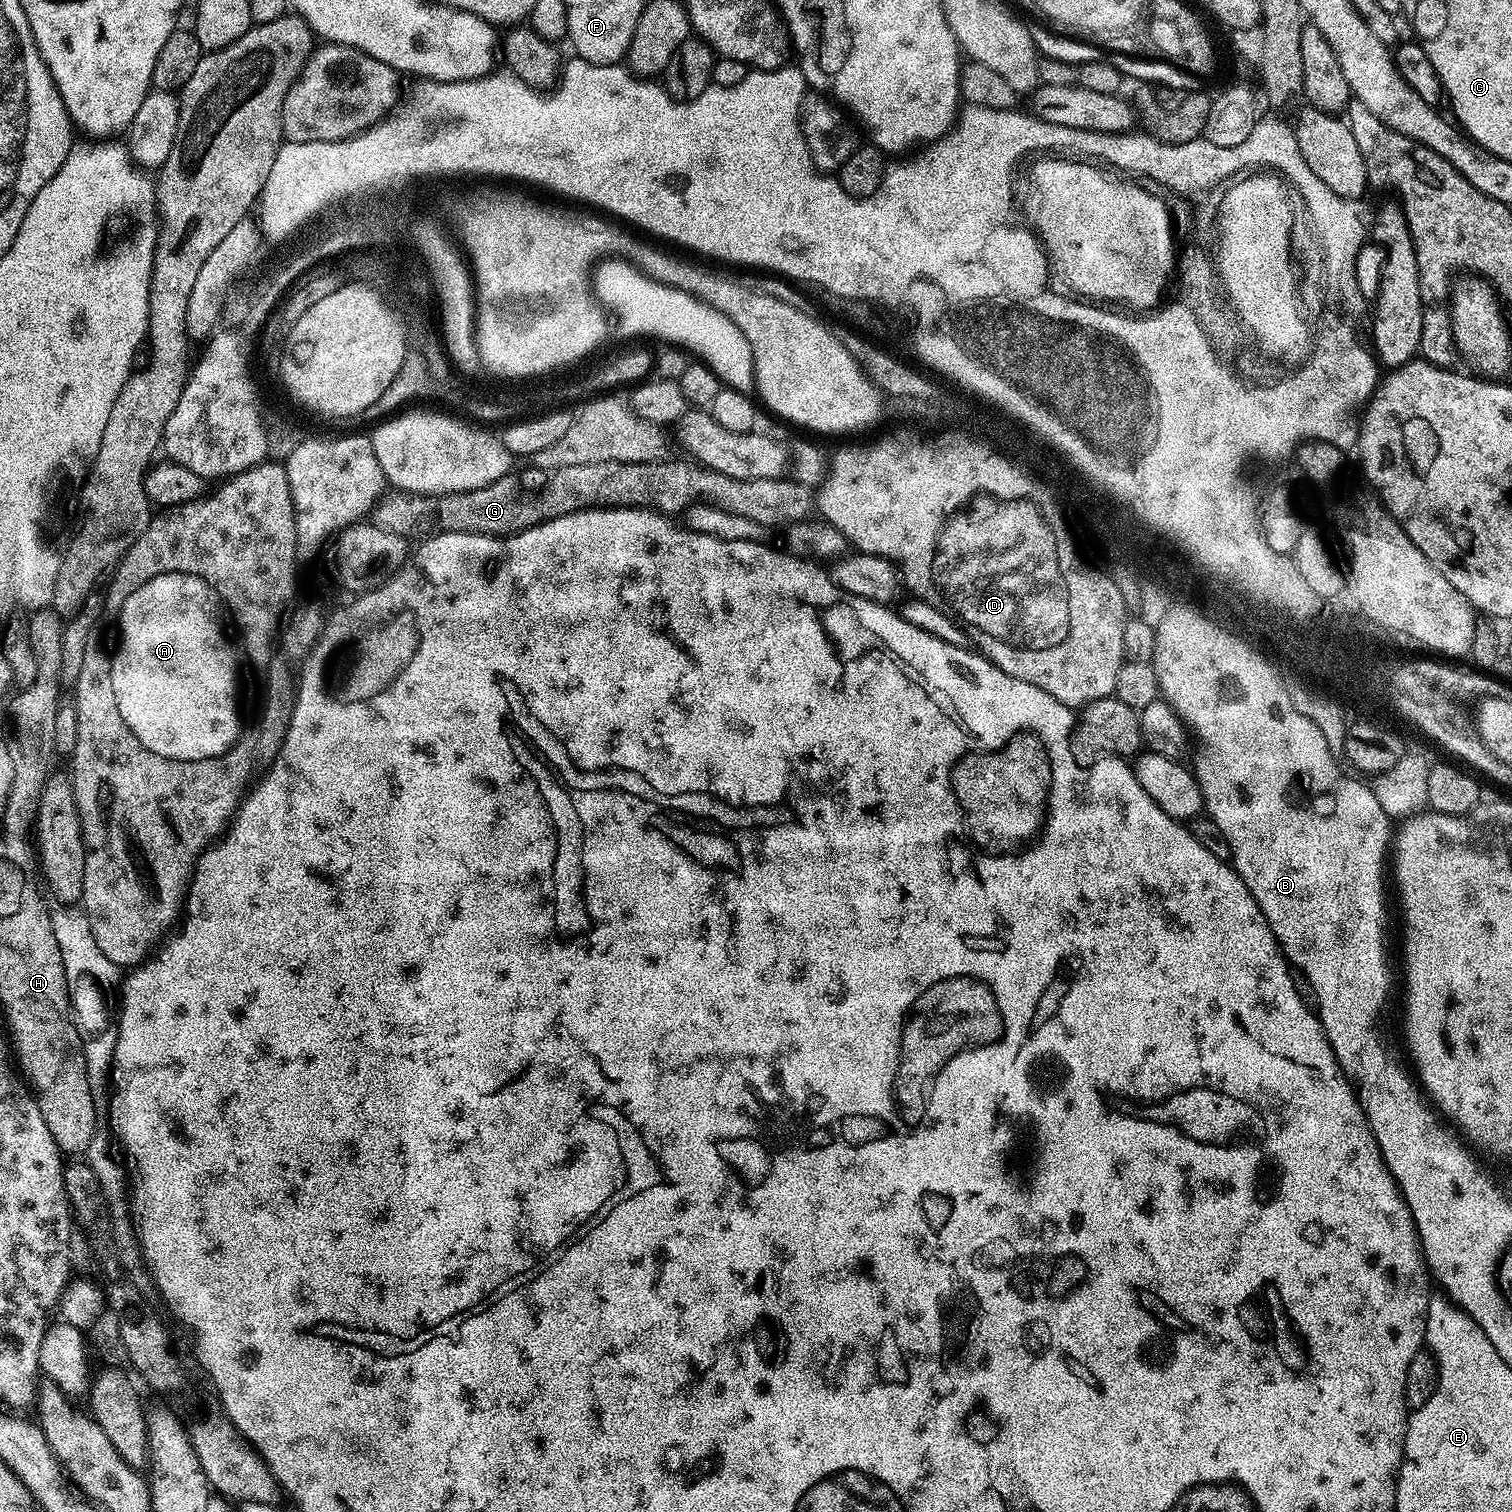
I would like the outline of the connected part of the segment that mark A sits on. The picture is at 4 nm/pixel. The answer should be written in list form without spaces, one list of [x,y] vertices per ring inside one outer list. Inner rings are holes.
[[[175,572],[138,586],[120,611],[120,645],[112,656],[118,714],[134,738],[162,758],[221,756],[242,735],[236,701],[240,664],[220,629],[221,608],[220,597],[206,581]]]

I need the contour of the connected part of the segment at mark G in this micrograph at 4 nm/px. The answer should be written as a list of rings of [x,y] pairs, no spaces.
[[[673,459],[671,462],[658,463],[658,464],[622,464],[620,462],[599,462],[591,463],[590,465],[580,466],[565,466],[562,469],[558,469],[556,472],[548,473],[548,480],[541,488],[534,488],[526,490],[524,485],[515,475],[509,474],[506,476],[499,476],[494,482],[489,484],[482,484],[479,486],[473,486],[464,489],[462,492],[442,492],[439,496],[426,496],[422,492],[401,492],[399,490],[389,491],[387,494],[381,495],[374,504],[374,523],[379,530],[389,531],[390,534],[396,534],[405,536],[407,538],[427,538],[437,532],[465,532],[466,534],[486,534],[487,536],[510,536],[514,532],[521,532],[527,528],[533,528],[538,526],[542,522],[547,520],[553,520],[554,518],[562,518],[566,514],[571,512],[580,512],[583,508],[654,508],[657,512],[663,512],[665,514],[680,514],[684,509],[693,502],[707,502],[715,505],[716,508],[722,508],[732,514],[738,514],[744,518],[750,518],[750,522],[758,522],[758,526],[769,530],[775,530],[775,528],[781,528],[781,530],[787,530],[794,524],[803,524],[813,515],[814,512],[814,492],[811,487],[804,485],[802,482],[795,478],[781,478],[775,480],[774,478],[756,478],[754,480],[739,480],[738,478],[730,478],[726,474],[718,474],[714,470],[703,466],[697,466],[695,463],[687,462],[683,464],[682,461]]]

